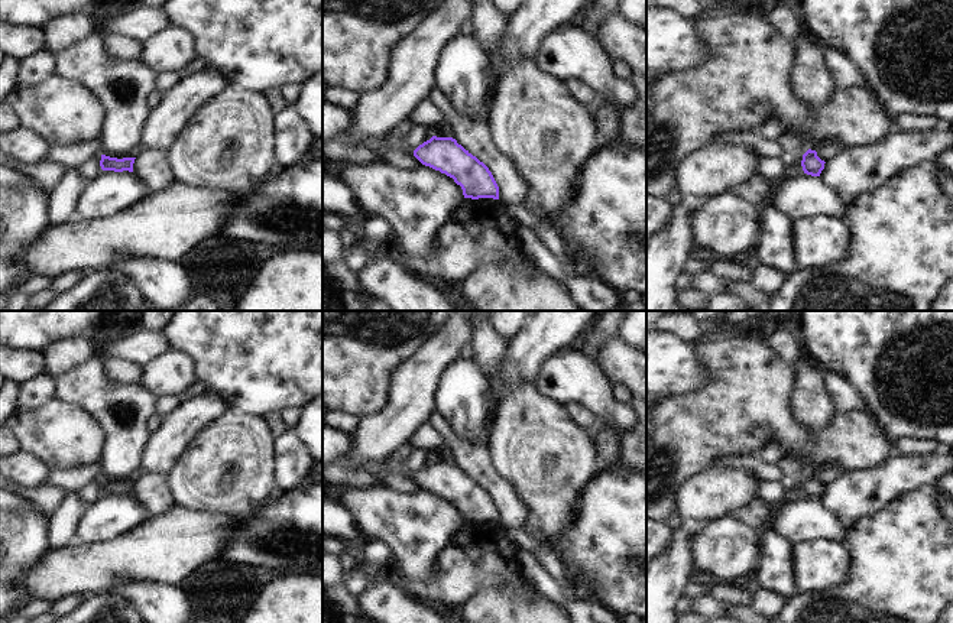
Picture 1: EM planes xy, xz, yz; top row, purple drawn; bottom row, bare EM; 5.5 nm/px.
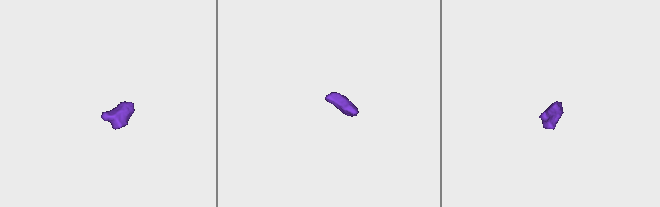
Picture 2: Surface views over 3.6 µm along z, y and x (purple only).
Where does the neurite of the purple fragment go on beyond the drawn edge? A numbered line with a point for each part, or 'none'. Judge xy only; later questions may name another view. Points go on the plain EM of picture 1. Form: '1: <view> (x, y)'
none

